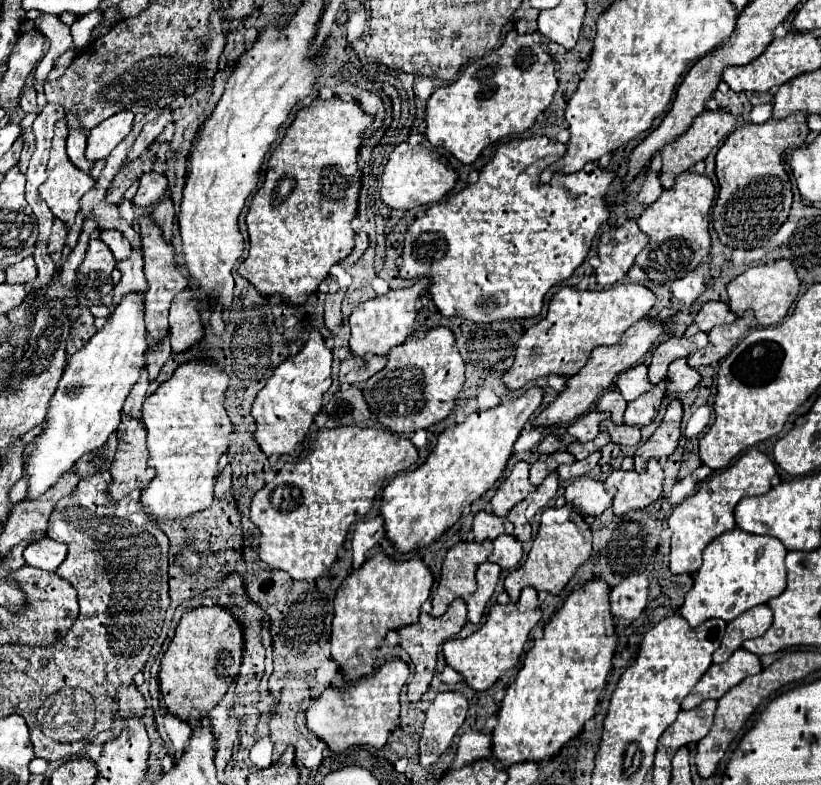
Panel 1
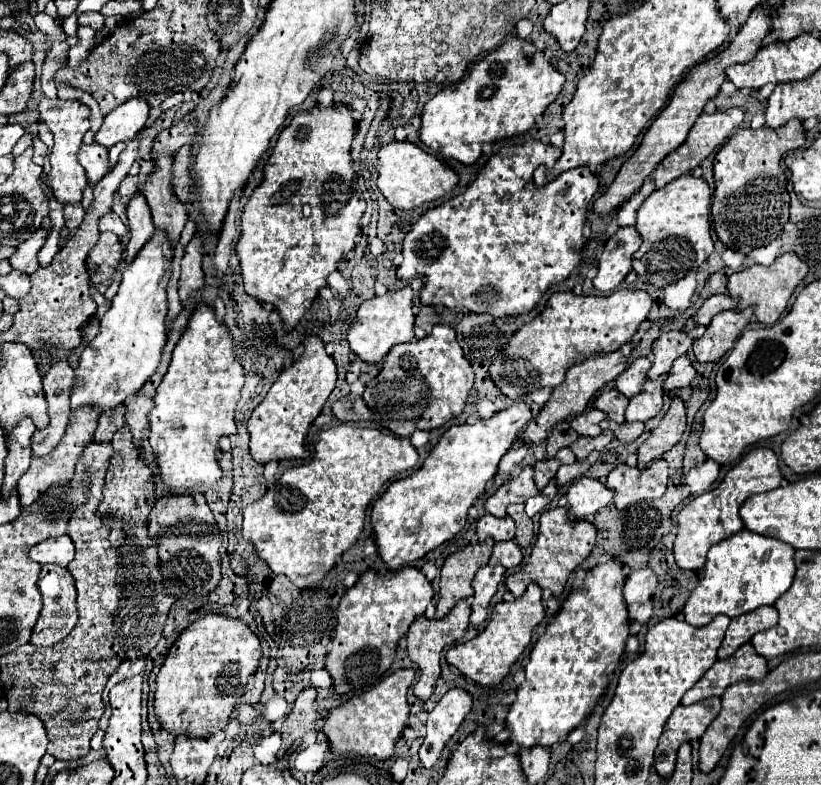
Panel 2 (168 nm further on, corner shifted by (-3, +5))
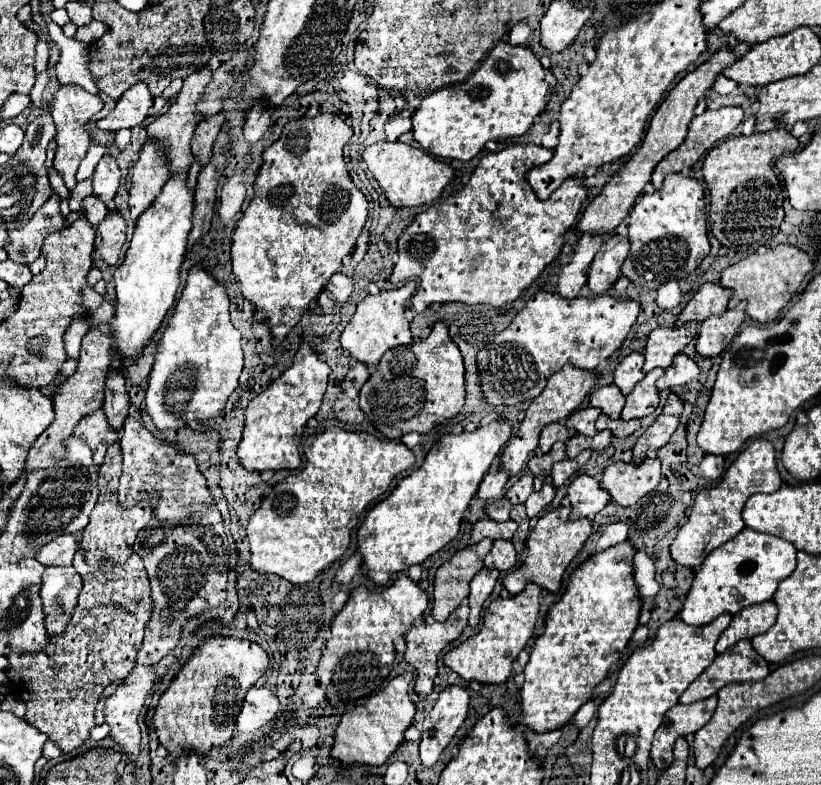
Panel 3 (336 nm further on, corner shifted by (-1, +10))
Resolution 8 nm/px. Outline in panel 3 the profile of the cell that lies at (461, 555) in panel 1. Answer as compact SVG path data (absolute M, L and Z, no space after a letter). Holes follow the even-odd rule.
M491 539L469 545L457 551L449 561L445 561L435 575L433 591L433 619L445 621L453 609L457 609L469 595L471 579L483 569L483 559L491 549Z

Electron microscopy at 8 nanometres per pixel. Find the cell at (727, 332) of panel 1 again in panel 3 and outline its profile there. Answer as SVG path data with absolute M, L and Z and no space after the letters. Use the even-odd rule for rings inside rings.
M727 309L721 315L707 317L699 327L697 345L695 345L697 353L701 357L717 357L719 353L723 353L733 341L743 319L745 313L741 309Z

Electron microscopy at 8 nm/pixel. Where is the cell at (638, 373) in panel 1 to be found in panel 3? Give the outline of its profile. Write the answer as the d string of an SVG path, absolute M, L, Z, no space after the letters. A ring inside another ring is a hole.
M631 353L627 355L617 367L615 367L615 385L621 389L623 395L629 395L637 381L641 381L645 375L641 371L643 367L643 355Z

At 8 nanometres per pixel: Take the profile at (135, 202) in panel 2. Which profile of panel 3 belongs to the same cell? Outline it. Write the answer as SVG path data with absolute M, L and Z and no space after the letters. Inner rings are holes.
M147 139L145 147L139 153L139 161L133 167L131 179L133 181L129 189L129 209L131 219L137 221L139 215L153 203L157 193L161 193L161 187L169 179L167 157L157 143Z

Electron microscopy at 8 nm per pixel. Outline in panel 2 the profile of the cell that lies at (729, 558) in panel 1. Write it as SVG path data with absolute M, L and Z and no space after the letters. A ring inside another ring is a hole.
M741 530L739 534L733 534L731 538L711 546L707 564L703 568L703 578L683 608L685 622L691 626L707 626L717 614L737 618L759 606L771 606L789 590L793 582L793 554L793 546L749 530Z

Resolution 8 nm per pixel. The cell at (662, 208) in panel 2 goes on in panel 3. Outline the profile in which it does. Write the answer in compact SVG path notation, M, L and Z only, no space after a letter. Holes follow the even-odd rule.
M675 173L669 175L663 181L661 189L657 189L655 193L641 195L629 215L629 241L631 241L631 251L623 263L623 275L629 277L637 287L651 289L651 285L685 279L691 271L695 271L701 265L701 261L709 255L711 249L707 239L707 213L705 213L703 185L693 177Z

